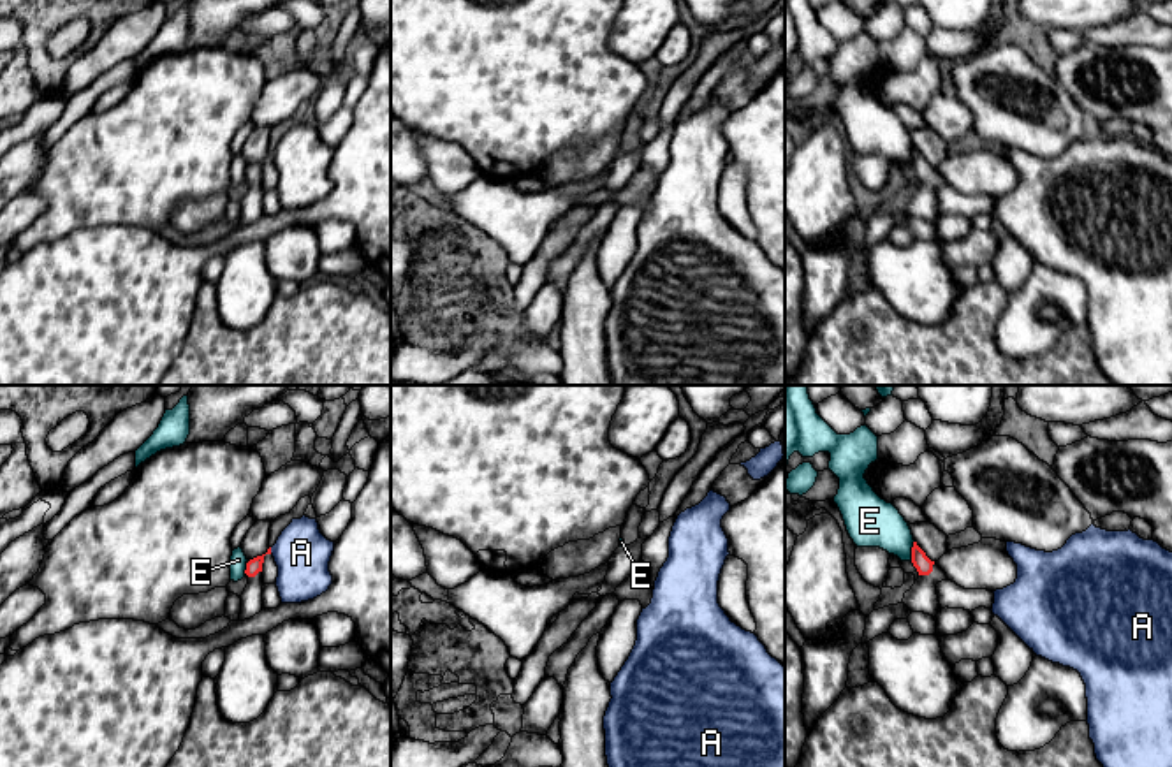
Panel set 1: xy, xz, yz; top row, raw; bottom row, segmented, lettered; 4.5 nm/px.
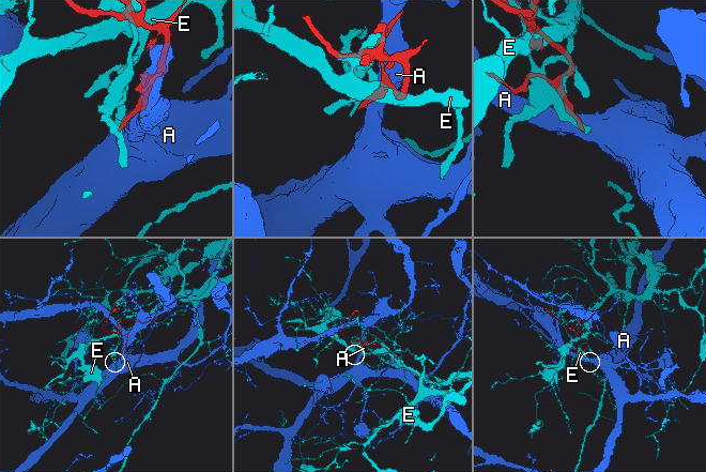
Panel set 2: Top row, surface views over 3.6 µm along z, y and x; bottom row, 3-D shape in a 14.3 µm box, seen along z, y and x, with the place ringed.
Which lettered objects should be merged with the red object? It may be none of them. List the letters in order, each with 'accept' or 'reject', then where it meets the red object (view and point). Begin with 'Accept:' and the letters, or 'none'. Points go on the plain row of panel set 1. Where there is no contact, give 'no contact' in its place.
Accept: none
A: reject; meets red in xy at (270, 157)
E: reject; meets red in yz at (912, 157)

